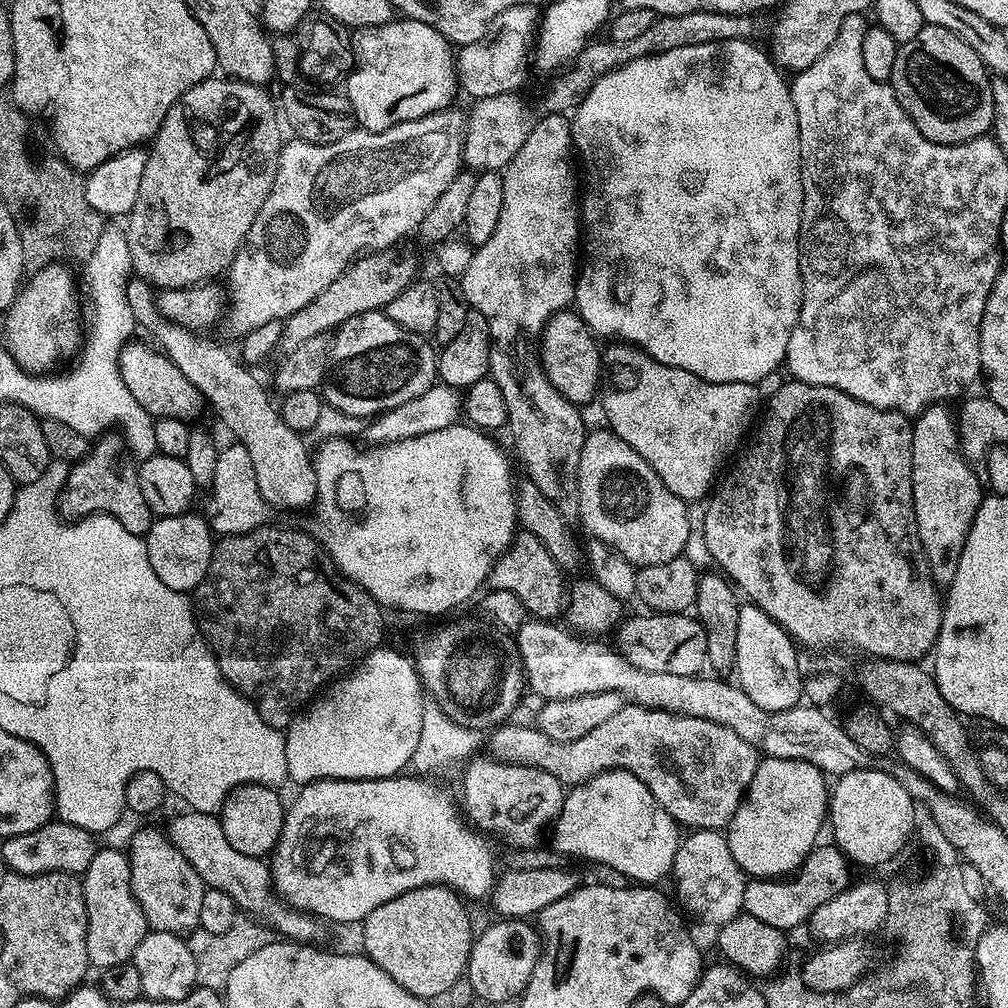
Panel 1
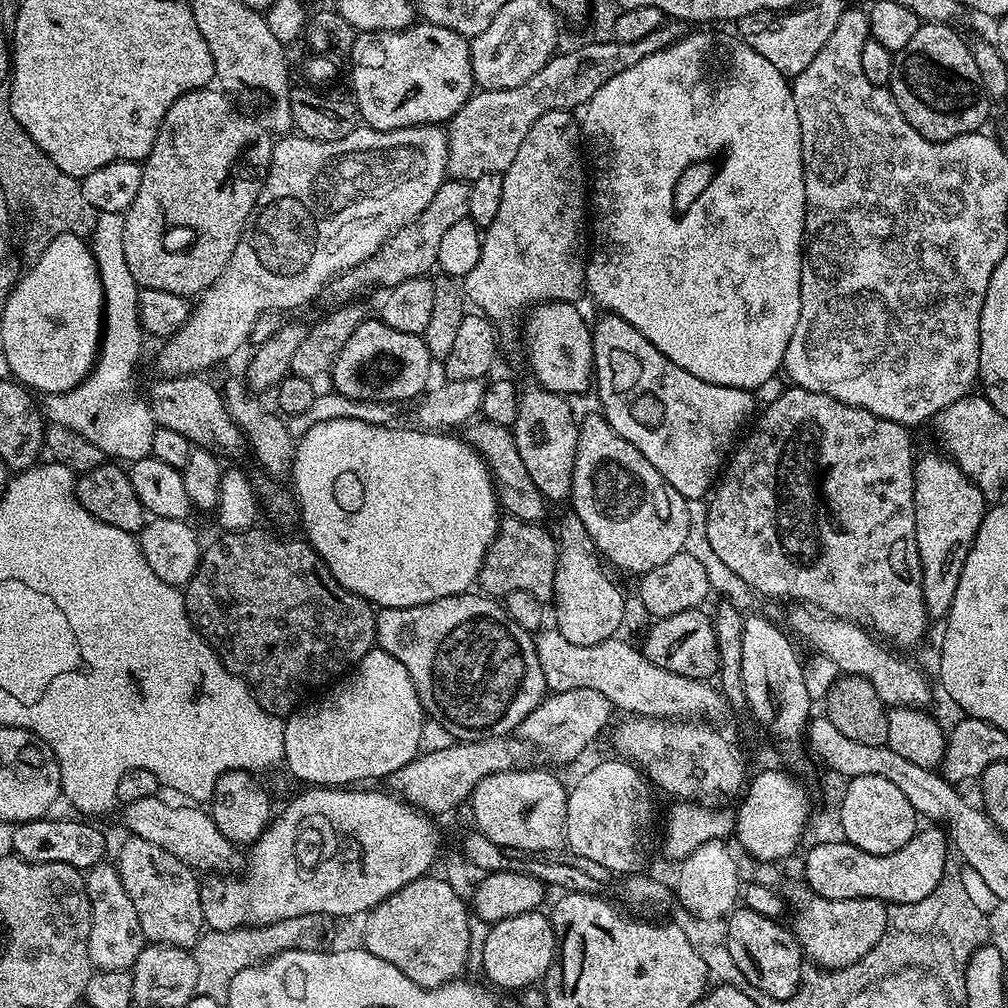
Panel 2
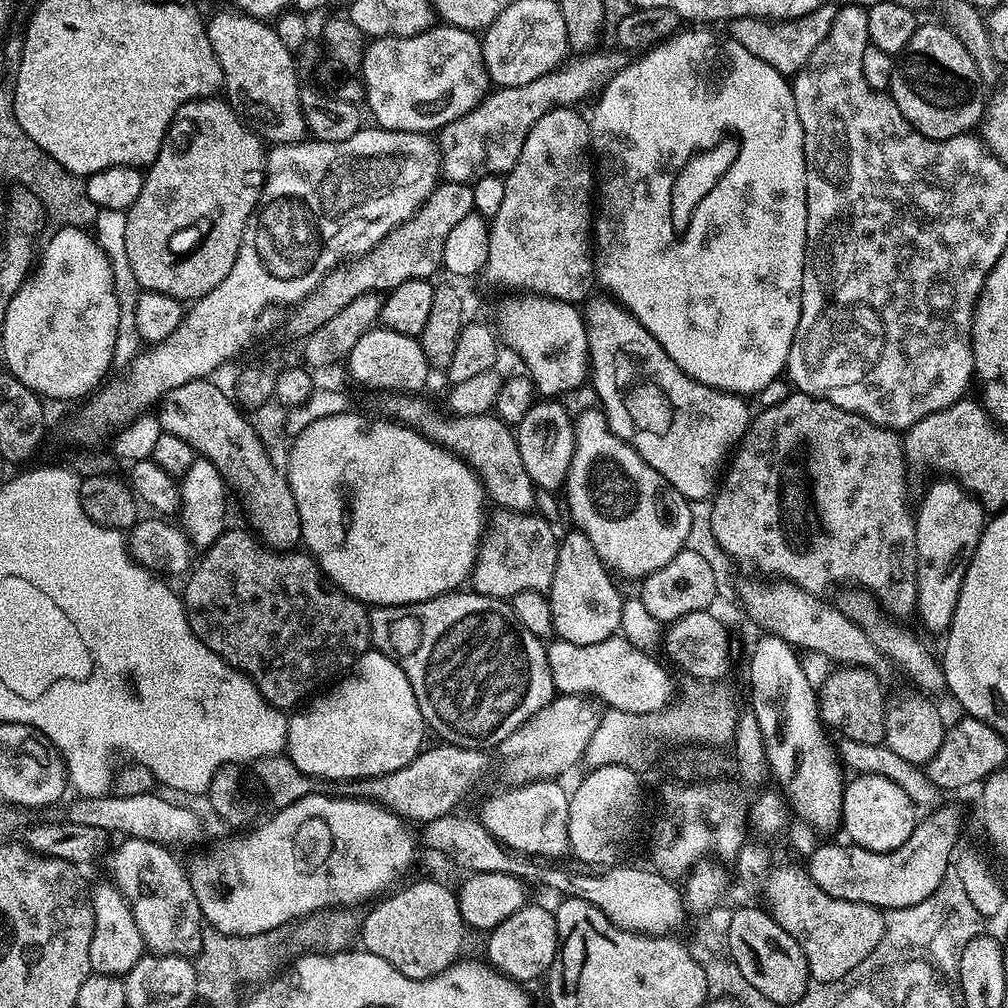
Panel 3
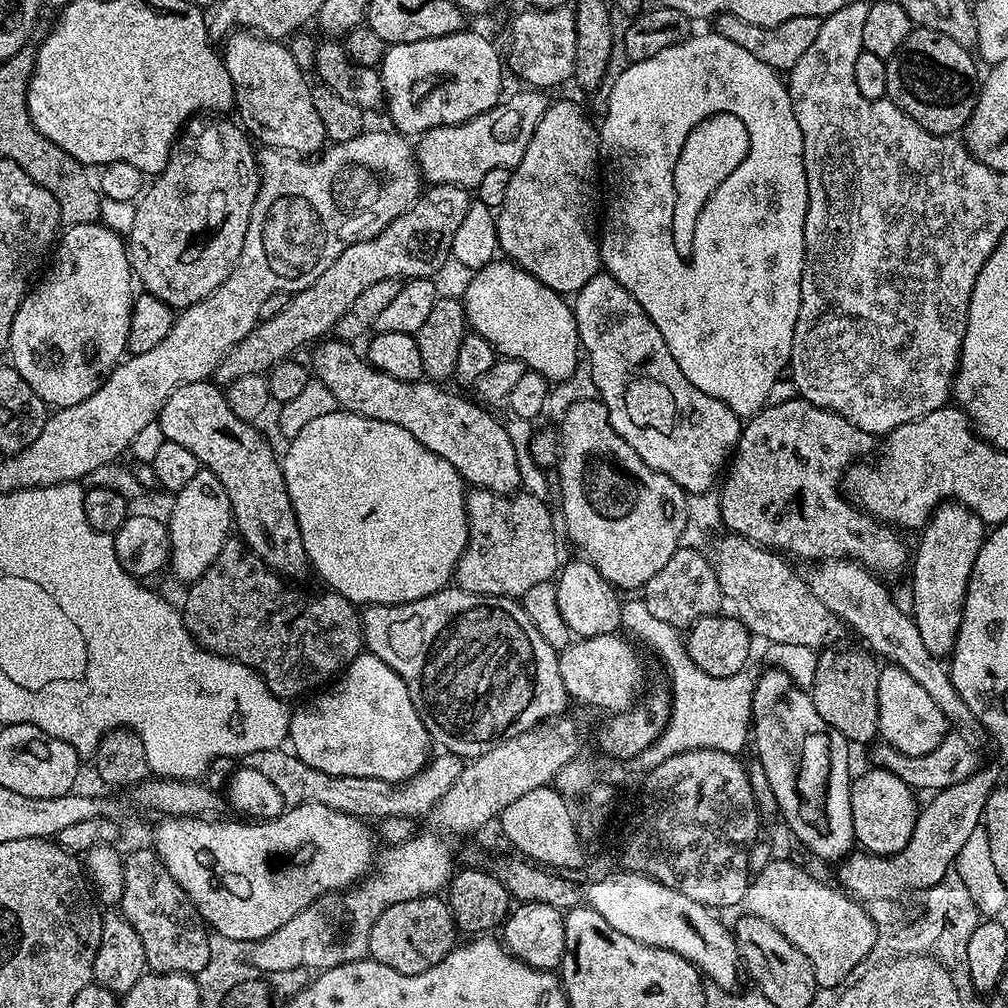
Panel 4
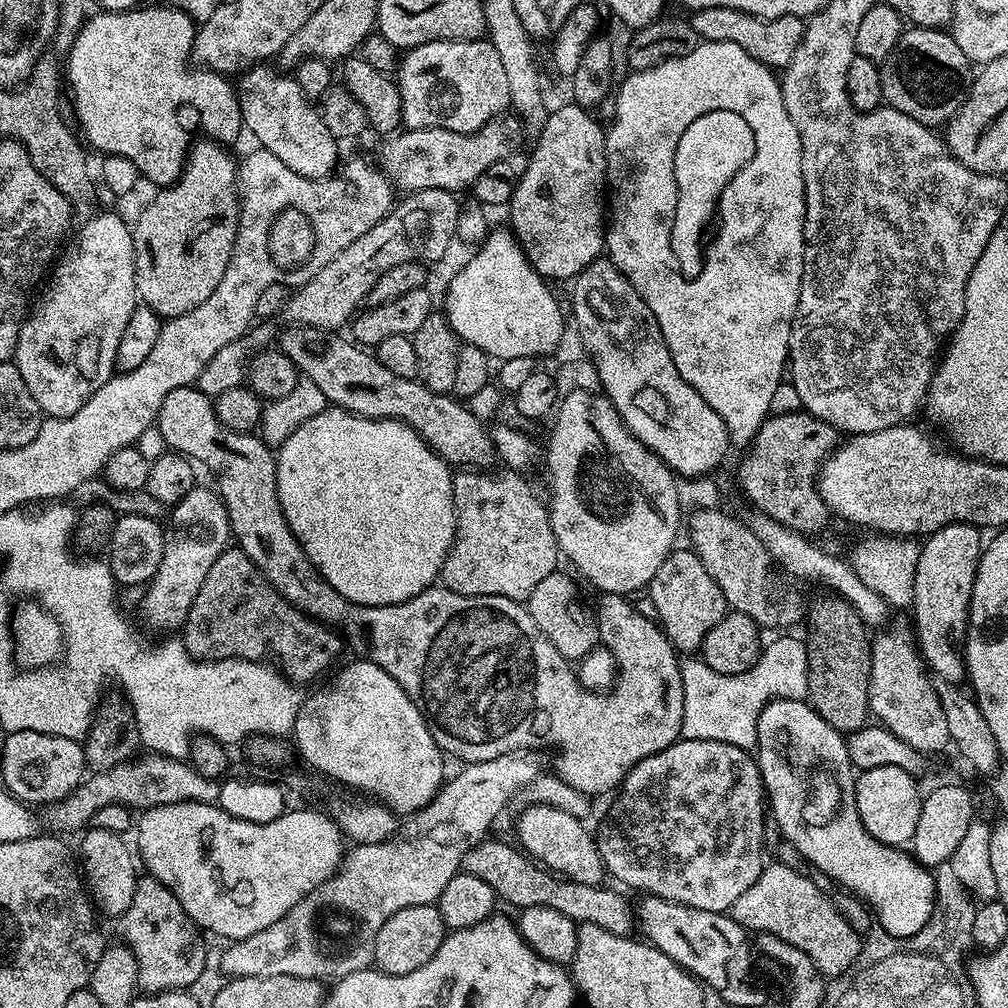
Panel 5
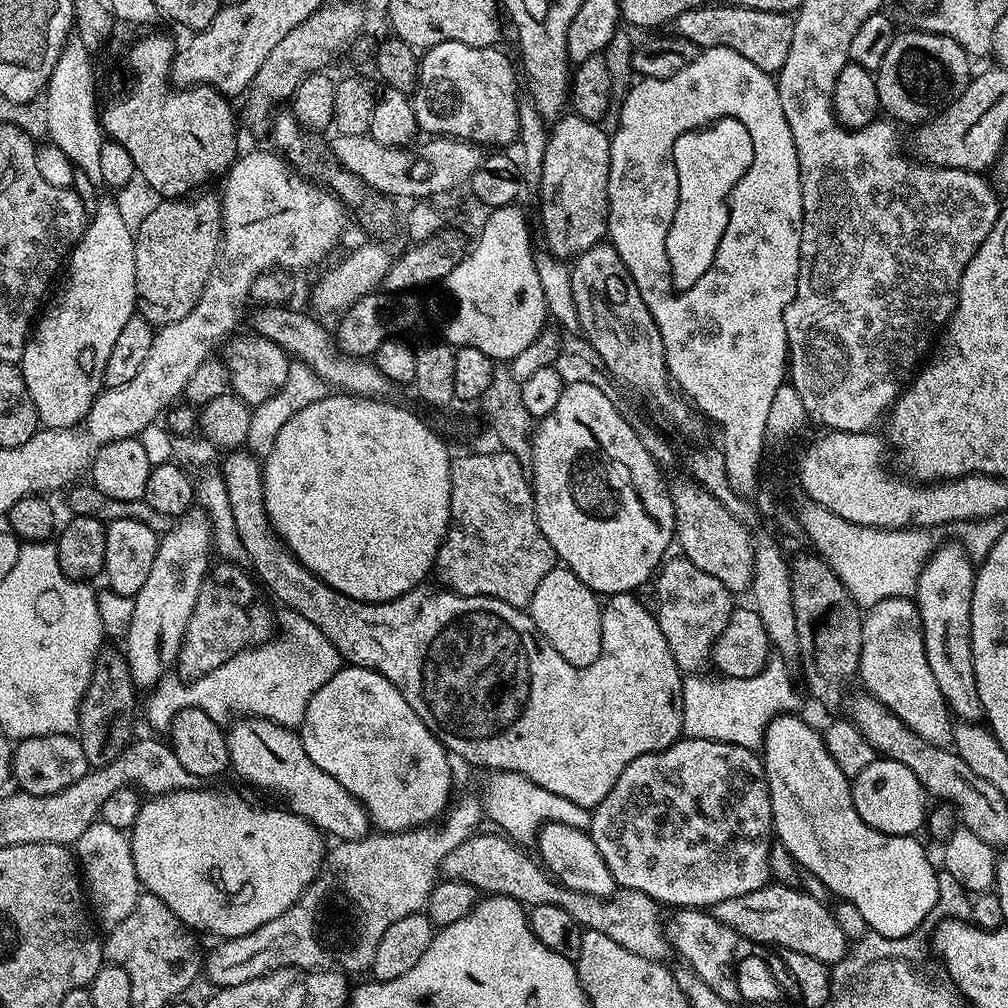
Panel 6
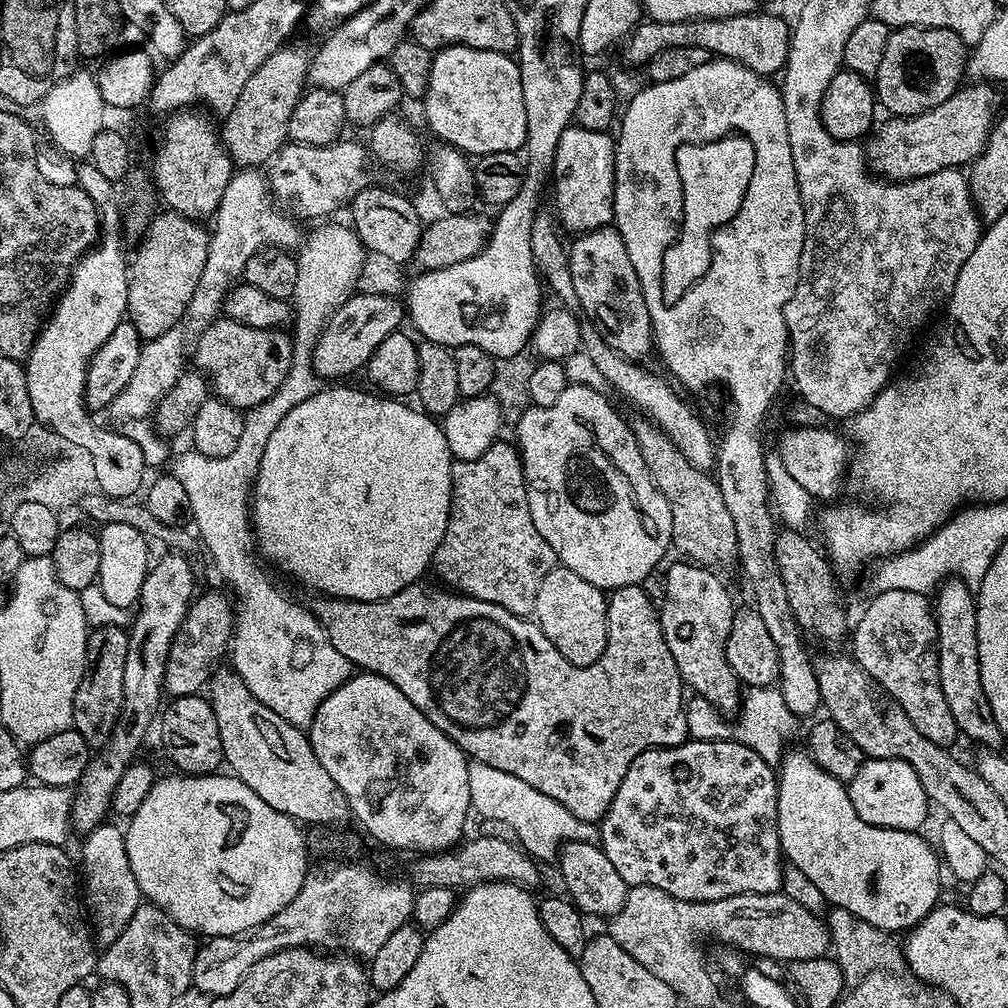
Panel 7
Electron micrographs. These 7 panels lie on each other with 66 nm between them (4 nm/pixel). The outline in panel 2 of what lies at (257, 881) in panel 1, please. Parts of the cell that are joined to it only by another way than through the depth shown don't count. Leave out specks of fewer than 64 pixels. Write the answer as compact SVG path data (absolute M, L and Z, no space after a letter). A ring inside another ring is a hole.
M159 795L150 798L141 798L138 802L130 802L123 809L124 824L133 836L140 836L146 842L154 842L154 846L162 846L174 858L178 858L183 864L197 873L220 872L216 874L228 874L231 868L241 867L242 856L239 856L237 845L231 844L218 830L218 826L212 821L211 815L204 812L203 807L184 804L167 804L160 800Z

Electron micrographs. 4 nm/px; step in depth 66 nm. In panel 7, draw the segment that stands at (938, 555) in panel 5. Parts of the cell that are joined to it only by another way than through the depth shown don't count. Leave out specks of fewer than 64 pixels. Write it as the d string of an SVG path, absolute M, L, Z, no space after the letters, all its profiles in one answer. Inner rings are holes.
M950 578L940 585L934 596L936 613L936 653L938 654L938 674L942 682L942 694L946 694L946 702L950 705L950 714L954 714L957 733L961 737L969 736L977 740L977 745L1003 749L1006 737L998 730L998 722L994 722L994 710L990 710L990 698L986 698L986 690L982 686L982 674L978 662L978 622L976 621L976 601L973 589L963 580Z

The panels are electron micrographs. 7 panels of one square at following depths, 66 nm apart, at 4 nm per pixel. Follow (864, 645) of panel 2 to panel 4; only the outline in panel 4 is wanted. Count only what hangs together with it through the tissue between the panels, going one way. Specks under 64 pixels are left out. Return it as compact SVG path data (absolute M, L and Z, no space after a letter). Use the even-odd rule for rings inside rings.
M724 534L716 544L714 555L721 597L732 603L731 611L753 637L760 639L761 636L769 645L790 643L815 650L839 645L846 633L845 625L810 594L810 586L806 586L803 575L787 562L783 555L765 550L745 536Z

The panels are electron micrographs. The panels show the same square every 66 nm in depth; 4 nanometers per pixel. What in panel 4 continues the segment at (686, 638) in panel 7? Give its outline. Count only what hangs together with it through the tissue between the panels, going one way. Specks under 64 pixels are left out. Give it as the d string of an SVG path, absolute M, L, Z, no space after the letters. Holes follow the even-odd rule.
M696 546L677 548L670 562L666 562L666 566L662 566L662 570L658 570L658 574L654 574L654 578L650 578L650 582L646 582L642 589L642 599L647 609L660 621L668 622L670 626L679 630L687 630L698 618L714 616L721 611L722 597L713 561L709 557L707 560L700 552L701 549Z

